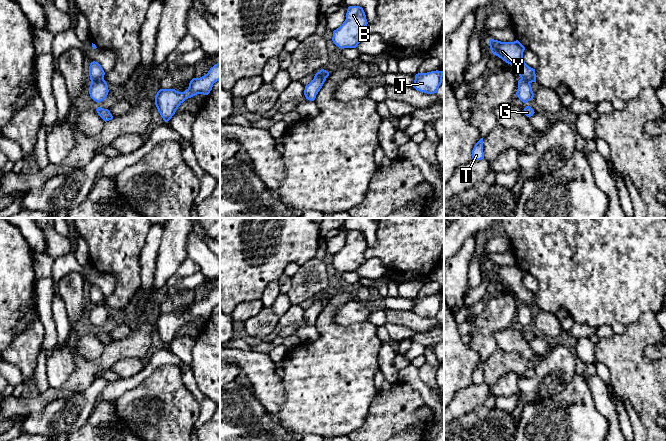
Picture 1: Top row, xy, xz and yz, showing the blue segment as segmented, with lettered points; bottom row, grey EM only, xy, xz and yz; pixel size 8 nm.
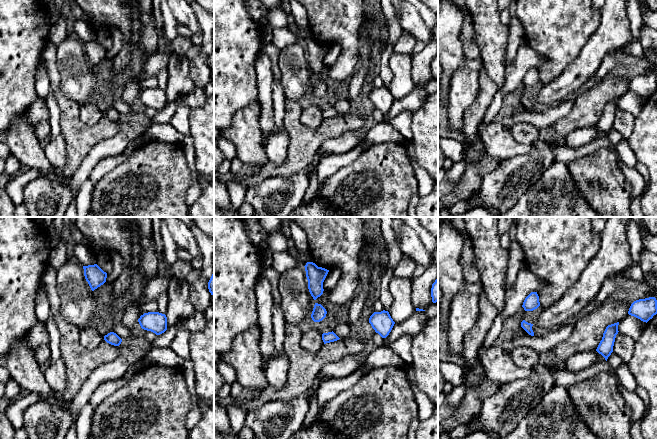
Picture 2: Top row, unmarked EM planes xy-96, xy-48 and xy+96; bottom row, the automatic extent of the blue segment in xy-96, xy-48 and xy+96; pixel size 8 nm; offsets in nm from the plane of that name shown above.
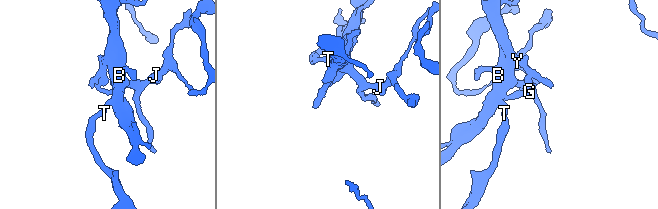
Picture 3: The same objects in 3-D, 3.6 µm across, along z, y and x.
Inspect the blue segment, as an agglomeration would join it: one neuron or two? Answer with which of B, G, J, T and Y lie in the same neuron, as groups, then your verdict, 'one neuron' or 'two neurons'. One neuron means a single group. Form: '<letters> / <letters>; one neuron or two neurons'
B J T Y / G; two neurons

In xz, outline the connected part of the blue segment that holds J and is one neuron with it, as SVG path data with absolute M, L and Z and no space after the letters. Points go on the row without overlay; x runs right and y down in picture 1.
M431 295L427 297L418 297L415 299L413 311L427 318L437 317L442 307L443 295Z

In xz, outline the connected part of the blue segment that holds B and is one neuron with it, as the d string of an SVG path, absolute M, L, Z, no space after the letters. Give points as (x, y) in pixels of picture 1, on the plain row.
M349 230L343 248L333 255L332 265L341 273L356 272L365 263L368 246L360 230Z

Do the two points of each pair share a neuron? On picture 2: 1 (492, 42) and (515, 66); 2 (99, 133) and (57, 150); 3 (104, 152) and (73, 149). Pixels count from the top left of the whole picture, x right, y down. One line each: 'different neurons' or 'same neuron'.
1: different neurons
2: different neurons
3: different neurons

